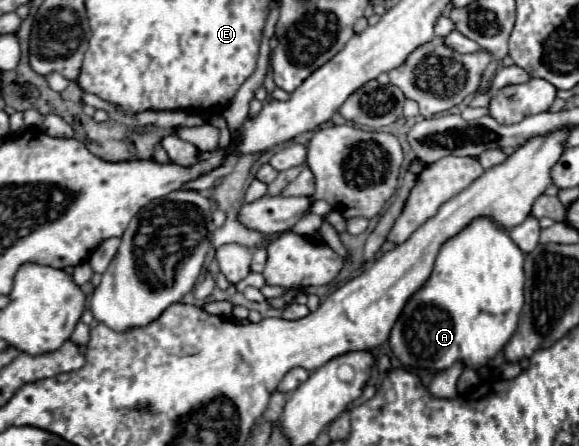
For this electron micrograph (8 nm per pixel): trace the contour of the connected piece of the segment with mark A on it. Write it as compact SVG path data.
M474 219L466 229L462 229L456 237L442 245L430 279L420 291L416 291L410 297L402 311L402 317L398 317L396 325L392 327L390 349L406 369L414 371L424 367L432 371L444 371L456 361L462 361L466 367L472 367L474 371L482 371L486 369L488 361L498 351L502 351L502 347L516 331L518 317L524 305L522 289L524 253L520 251L520 247L510 239L506 231L494 227L490 219Z

